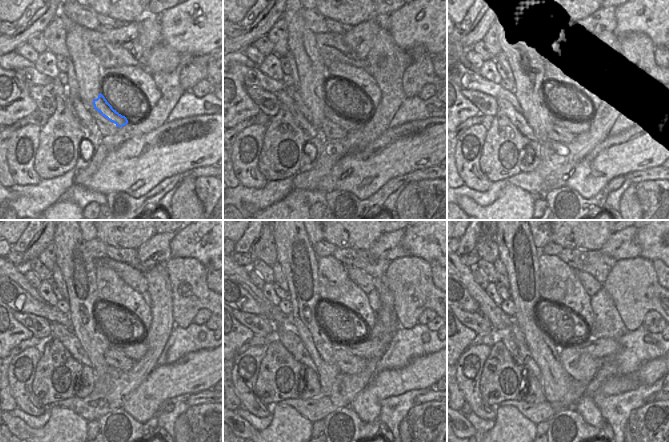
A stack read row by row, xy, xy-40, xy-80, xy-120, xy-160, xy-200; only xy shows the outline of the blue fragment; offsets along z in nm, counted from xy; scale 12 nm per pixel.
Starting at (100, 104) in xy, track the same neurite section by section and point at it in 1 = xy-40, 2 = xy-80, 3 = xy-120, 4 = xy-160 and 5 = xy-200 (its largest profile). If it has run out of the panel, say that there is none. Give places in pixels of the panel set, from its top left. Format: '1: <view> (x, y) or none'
1: xy-40 (347, 124)
2: xy-80 (576, 127)
3: xy-120 (137, 350)
4: xy-160 (371, 347)
5: xy-200 (601, 347)

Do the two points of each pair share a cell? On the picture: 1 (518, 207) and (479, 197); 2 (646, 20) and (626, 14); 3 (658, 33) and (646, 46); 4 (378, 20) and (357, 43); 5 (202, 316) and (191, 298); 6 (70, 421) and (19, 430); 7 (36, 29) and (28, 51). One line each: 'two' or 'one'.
1: two
2: one
3: two
4: one
5: two
6: one
7: two

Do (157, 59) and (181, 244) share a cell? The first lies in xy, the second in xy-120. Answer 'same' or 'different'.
same

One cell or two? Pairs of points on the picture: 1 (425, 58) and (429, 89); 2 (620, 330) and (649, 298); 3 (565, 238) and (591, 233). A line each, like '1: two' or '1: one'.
1: two
2: two
3: one

